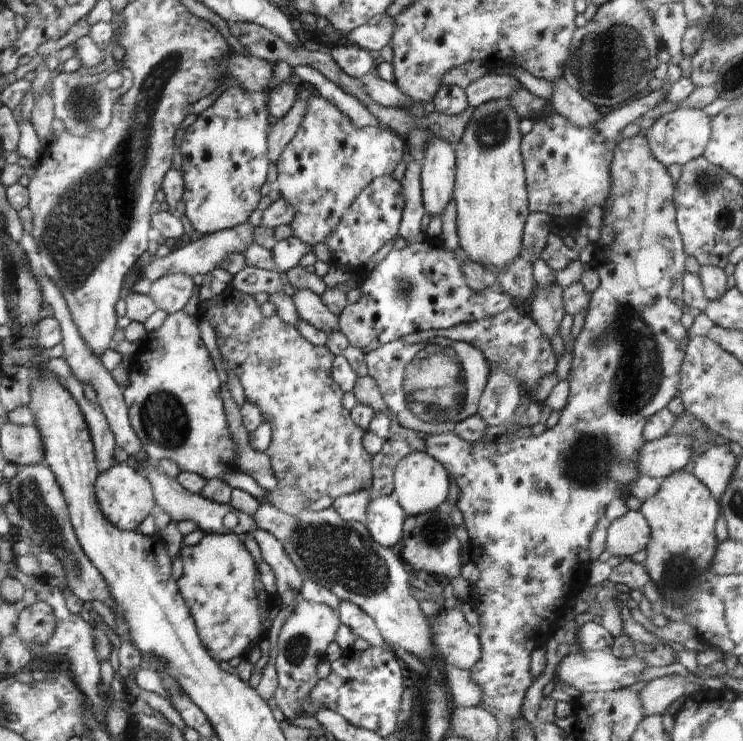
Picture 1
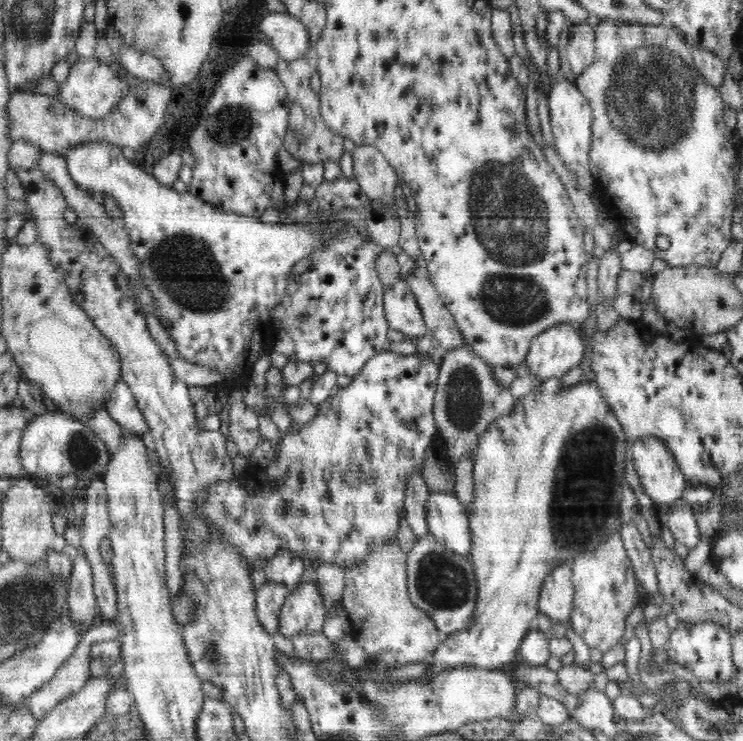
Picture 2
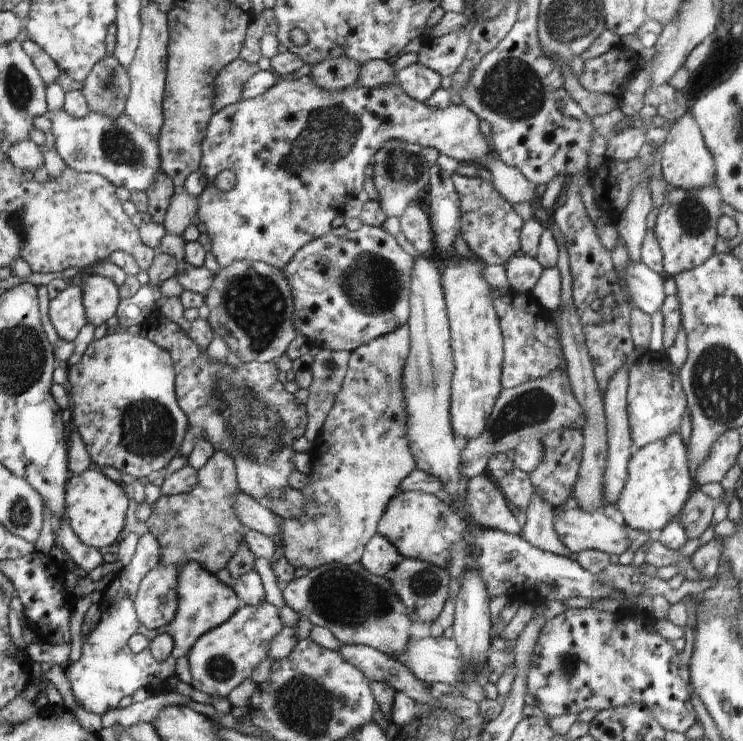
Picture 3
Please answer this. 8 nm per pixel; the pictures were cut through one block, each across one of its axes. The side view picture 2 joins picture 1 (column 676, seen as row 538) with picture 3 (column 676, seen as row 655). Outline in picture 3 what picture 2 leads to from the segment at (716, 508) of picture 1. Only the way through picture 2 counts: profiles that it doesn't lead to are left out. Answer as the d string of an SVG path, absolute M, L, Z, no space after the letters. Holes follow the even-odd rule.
M679 431L648 443L630 458L626 484L616 502L625 524L630 530L652 532L664 528L671 520L679 519L682 506L697 487L688 469L688 449Z

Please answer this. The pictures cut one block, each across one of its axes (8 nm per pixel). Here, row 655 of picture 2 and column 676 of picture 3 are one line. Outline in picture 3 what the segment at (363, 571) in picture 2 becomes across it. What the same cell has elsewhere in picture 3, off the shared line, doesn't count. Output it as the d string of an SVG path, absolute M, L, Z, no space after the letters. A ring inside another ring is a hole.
M646 350L636 358L636 362L631 364L627 388L627 411L632 454L648 443L665 439L666 436L679 431L680 422L688 406L678 372L680 369L670 361L666 351Z

